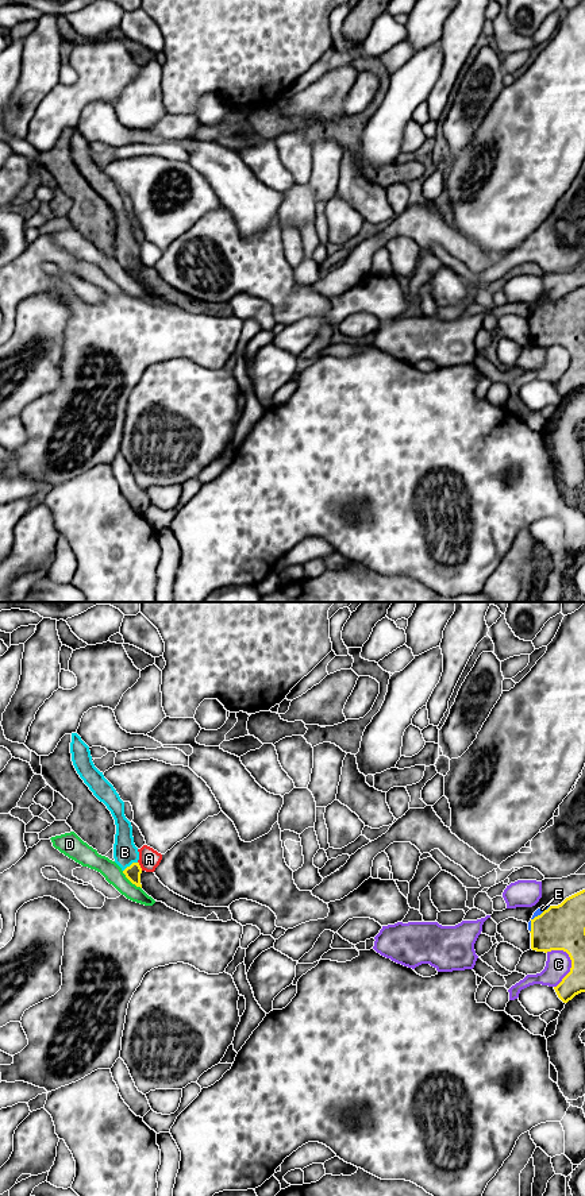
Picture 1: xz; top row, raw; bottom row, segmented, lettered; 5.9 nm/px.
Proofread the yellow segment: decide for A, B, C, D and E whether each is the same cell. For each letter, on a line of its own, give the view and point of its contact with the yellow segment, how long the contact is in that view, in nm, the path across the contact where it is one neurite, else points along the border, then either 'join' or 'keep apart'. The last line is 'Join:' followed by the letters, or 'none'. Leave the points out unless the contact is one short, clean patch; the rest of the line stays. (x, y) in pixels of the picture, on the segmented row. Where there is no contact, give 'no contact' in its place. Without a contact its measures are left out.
A: meets yellow in xz at (139, 865); contact 60 nm long; keep apart
B: meets yellow in xz at (131, 864); contact 110 nm long; runs through xz (133, 872), (131, 864), (124, 852); join
C: meets yellow in xz at (570, 968); contact 240 nm long; keep apart
D: meets yellow in xz at (131, 882); contact 160 nm long; keep apart
E: meets yellow in xz at (535, 917); contact 200 nm long; runs through xz (560, 928), (546, 926), (535, 917), (542, 909); join
Join: B, E

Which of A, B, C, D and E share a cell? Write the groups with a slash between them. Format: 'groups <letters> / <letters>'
groups A / B E / C / D

